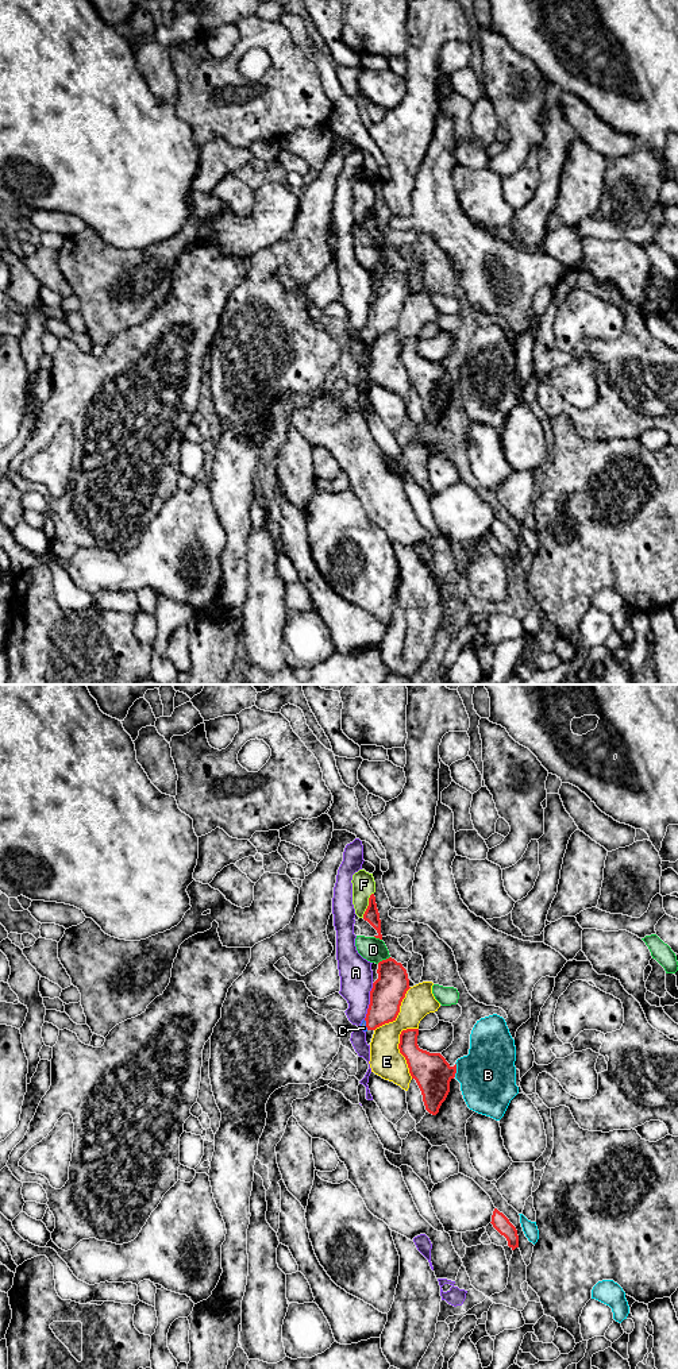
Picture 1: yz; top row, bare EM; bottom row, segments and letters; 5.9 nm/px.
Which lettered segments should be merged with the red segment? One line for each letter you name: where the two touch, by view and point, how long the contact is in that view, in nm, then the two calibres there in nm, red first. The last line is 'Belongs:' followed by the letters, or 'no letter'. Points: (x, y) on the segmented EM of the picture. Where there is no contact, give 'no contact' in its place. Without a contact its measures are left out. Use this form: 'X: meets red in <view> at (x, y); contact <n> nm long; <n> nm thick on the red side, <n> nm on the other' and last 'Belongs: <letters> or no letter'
C: meets red in yz at (366, 1025); contact 70 nm long; 200 nm thick on the red side, 40 nm on the other
Belongs: C

